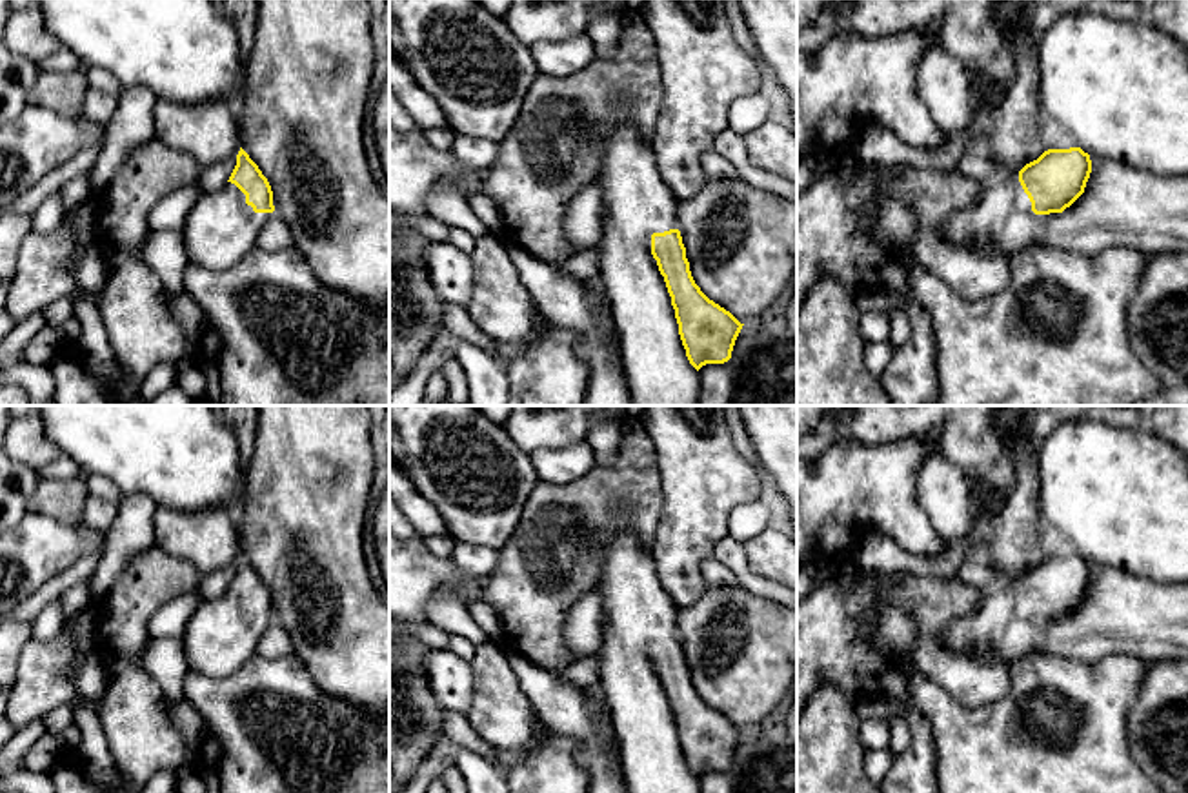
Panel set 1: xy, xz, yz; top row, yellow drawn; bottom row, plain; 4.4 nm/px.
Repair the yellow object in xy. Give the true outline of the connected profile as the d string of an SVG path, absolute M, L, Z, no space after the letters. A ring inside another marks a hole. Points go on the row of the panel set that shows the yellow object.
M240 147L226 186L202 193L184 222L187 260L211 271L237 266L257 247L257 238L273 211L267 178Z

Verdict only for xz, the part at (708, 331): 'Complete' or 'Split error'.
Split error

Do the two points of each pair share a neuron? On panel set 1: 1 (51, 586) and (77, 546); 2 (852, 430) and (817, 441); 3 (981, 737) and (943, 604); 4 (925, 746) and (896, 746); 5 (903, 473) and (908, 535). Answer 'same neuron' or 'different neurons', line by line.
1: different neurons
2: different neurons
3: different neurons
4: different neurons
5: same neuron

